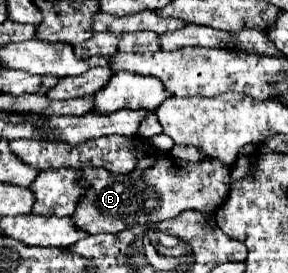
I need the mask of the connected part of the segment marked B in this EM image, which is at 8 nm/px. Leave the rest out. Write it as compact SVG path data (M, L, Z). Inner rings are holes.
M169 157L167 161L157 161L151 169L131 171L127 175L115 175L103 167L87 167L83 181L87 195L73 213L75 223L87 233L119 233L135 225L177 217L185 209L201 213L217 211L229 195L231 169L219 165L219 161L189 163Z

